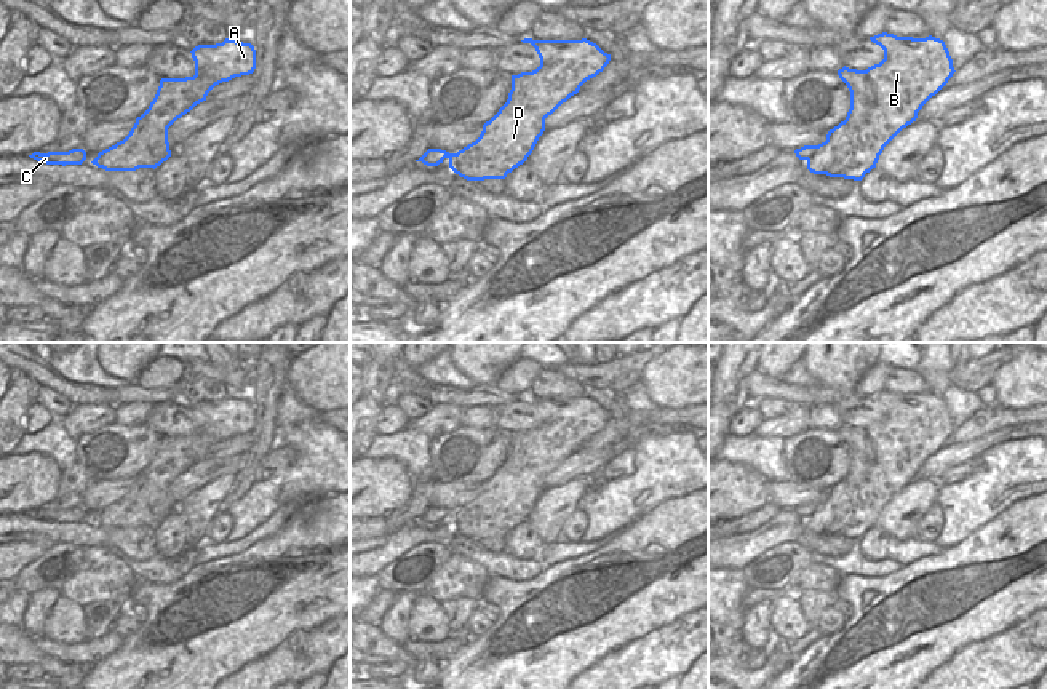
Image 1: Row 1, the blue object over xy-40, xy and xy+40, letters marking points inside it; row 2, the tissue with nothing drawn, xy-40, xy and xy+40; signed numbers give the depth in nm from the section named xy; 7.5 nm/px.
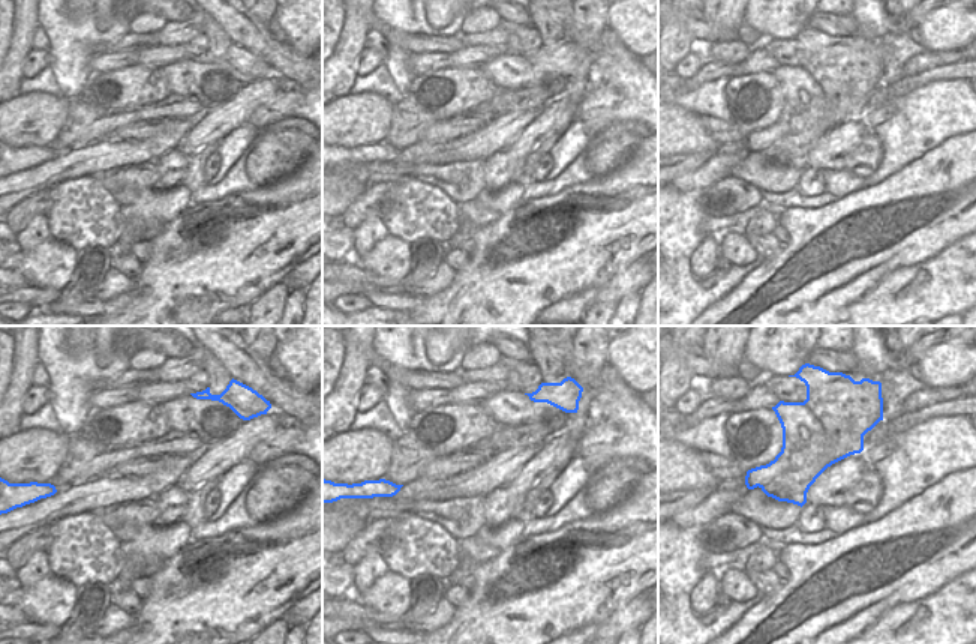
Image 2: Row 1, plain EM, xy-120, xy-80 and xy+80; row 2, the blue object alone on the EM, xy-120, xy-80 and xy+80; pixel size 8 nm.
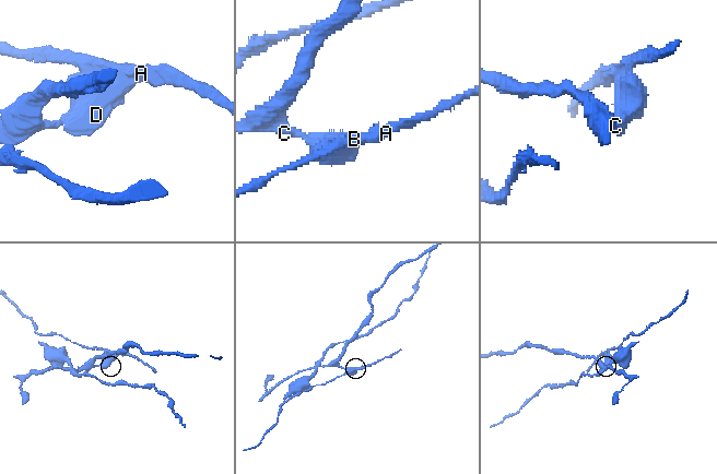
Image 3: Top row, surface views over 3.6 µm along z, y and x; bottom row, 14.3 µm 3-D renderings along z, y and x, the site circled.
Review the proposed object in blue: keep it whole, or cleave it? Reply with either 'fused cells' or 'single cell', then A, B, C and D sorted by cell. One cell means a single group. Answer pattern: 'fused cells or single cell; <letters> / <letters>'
fused cells; A B D / C

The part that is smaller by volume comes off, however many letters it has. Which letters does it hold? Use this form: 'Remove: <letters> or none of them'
Remove: A, B, D

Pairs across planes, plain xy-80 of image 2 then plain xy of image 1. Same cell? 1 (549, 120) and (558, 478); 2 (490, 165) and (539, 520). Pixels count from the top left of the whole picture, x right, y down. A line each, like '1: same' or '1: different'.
1: different
2: different

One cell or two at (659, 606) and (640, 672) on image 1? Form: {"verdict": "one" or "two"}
{"verdict": "two"}

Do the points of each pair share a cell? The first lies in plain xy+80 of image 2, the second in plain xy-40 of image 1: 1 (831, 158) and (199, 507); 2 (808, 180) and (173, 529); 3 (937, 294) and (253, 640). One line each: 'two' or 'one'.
1: one
2: one
3: two

